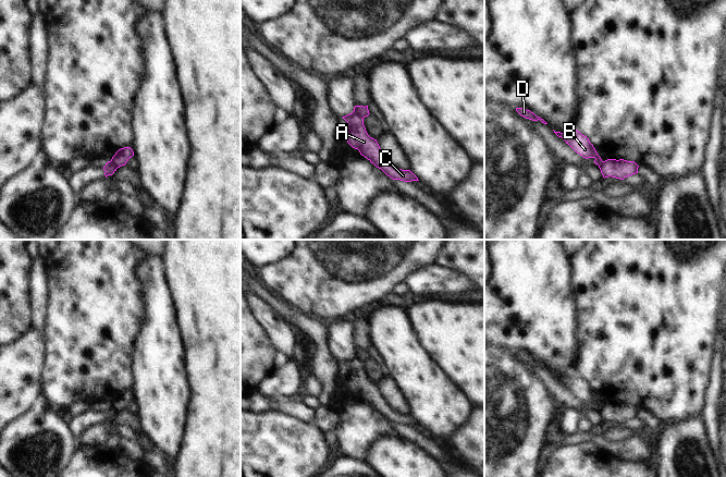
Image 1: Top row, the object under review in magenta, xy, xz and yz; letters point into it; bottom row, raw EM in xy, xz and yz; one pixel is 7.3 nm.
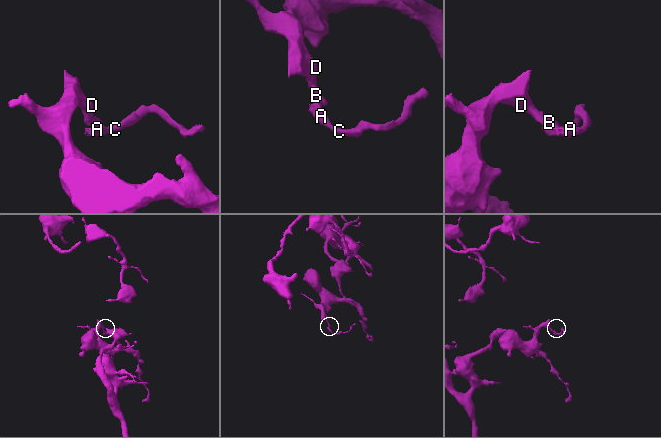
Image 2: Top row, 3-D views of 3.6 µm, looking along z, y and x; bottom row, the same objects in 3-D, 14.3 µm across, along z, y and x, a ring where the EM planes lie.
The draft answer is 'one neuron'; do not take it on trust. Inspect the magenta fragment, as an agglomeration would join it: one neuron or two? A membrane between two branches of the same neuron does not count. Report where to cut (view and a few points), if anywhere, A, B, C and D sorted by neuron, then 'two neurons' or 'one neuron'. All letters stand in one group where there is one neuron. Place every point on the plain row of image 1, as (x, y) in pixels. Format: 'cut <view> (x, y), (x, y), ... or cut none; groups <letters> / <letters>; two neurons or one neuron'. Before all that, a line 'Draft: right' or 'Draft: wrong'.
Draft: wrong
cut xz (353, 355), (362, 363); groups A C / B D; two neurons

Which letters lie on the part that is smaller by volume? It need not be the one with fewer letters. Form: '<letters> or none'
A, C

